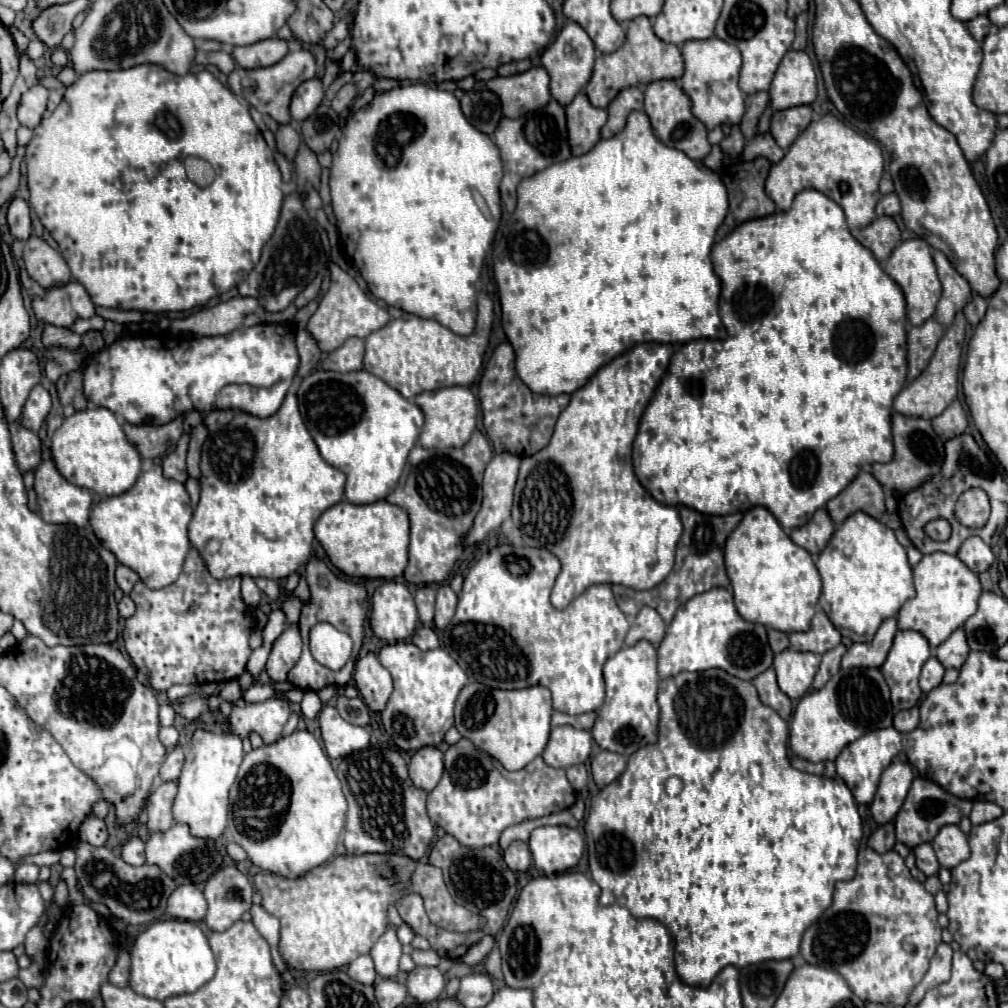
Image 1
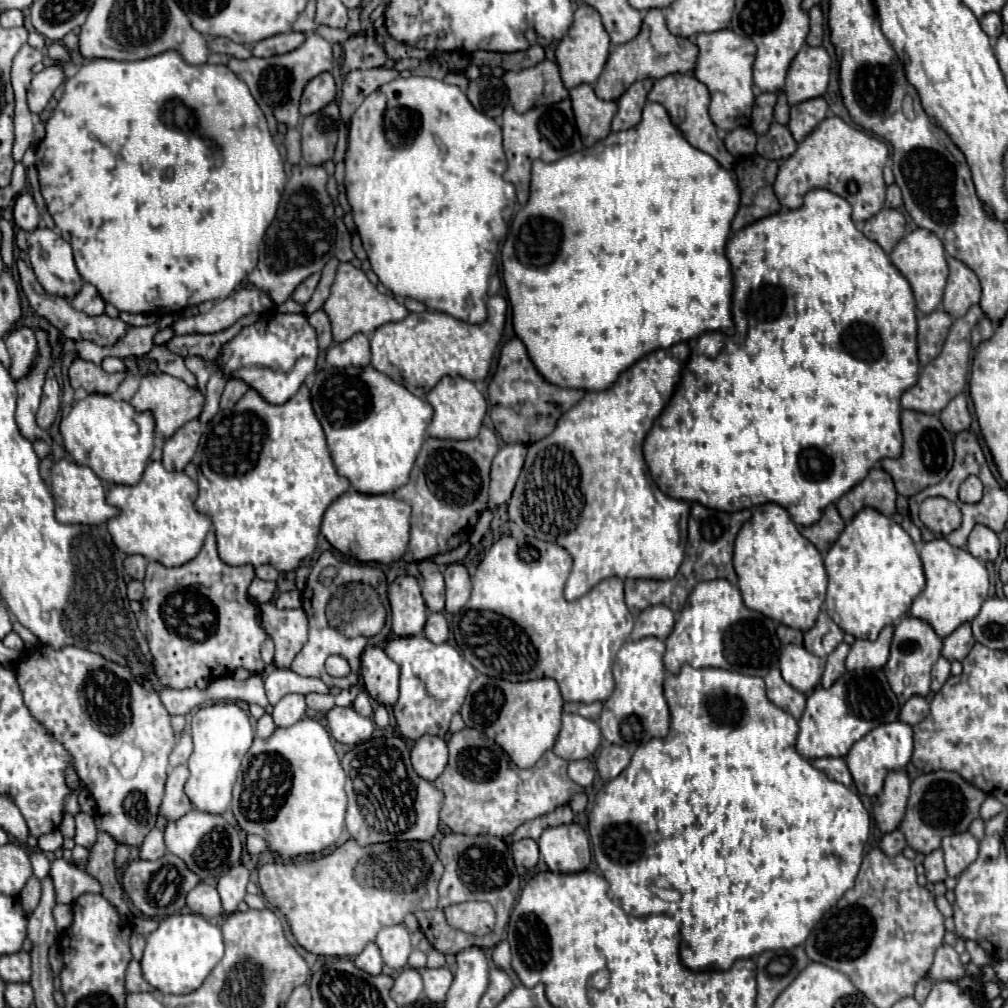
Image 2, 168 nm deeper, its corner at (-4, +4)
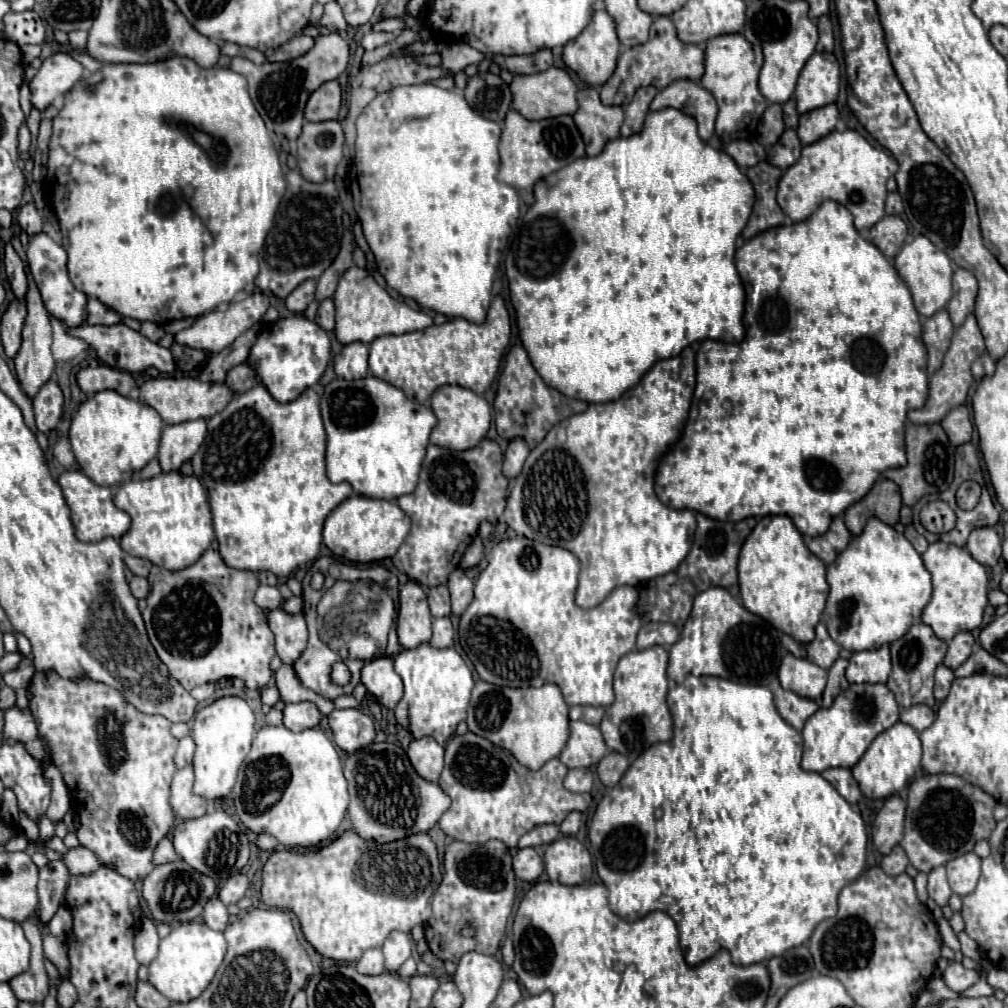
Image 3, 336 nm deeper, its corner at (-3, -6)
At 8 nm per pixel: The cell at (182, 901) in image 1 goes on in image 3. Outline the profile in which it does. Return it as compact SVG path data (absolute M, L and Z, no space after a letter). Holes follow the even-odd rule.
M211 898L211 900L207 902L205 912L203 912L203 920L205 920L205 924L207 924L209 928L223 932L223 930L227 928L227 924L229 924L227 906L225 906L219 898Z

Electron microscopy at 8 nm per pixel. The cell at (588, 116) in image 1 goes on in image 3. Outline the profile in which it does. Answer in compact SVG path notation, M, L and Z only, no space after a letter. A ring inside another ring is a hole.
M595 88L579 90L579 112L575 112L573 118L585 140L587 156L601 154L605 144L619 136L623 116L623 108L605 106Z

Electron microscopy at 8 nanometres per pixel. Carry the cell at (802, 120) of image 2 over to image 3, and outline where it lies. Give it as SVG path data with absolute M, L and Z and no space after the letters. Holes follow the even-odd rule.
M827 104L823 108L811 110L809 114L803 114L799 120L799 138L803 144L811 144L823 136L827 136L831 130L835 130L839 118L839 110L835 104Z

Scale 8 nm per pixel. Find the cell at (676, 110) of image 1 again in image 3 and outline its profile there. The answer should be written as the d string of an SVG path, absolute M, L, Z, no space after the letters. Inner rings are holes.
M675 80L667 88L663 88L651 102L651 110L677 108L697 118L699 136L709 140L713 136L713 124L717 118L717 102L709 90L691 82L691 80Z

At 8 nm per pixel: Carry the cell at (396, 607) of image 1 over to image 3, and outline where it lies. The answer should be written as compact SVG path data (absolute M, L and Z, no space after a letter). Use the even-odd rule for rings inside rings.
M413 580L399 592L397 636L403 648L417 648L431 640L431 612L427 606L427 594Z

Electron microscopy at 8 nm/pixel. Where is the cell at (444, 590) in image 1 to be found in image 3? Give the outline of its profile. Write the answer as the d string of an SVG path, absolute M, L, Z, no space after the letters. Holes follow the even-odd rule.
M457 568L449 576L449 592L453 614L463 614L465 608L473 602L473 580L461 568Z

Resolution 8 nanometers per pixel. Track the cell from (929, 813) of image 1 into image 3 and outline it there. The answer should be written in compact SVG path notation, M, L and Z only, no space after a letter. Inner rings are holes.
M925 774L913 780L907 796L905 838L901 840L901 848L907 852L911 866L919 872L931 872L971 852L975 842L989 840L997 824L993 818L995 806L997 800L991 794L955 774Z

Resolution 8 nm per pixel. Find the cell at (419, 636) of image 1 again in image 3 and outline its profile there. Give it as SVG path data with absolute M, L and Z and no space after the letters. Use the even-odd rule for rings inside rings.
M435 618L433 620L433 638L429 640L429 644L433 648L449 648L453 646L453 624L451 620L445 618Z

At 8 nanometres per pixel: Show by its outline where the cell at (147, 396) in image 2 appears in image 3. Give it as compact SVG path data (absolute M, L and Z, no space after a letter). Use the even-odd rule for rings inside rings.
M179 376L179 378L149 378L141 386L139 400L155 408L165 424L179 424L183 420L197 420L199 416L203 418L215 416L215 412L221 412L233 400L233 396L235 392L225 382L203 382L199 378Z

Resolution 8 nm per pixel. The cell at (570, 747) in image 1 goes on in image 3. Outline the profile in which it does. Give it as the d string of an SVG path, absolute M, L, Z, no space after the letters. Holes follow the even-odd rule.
M583 720L571 722L571 736L561 752L559 760L567 768L581 768L581 766L595 766L605 754L609 752L599 726L587 724Z

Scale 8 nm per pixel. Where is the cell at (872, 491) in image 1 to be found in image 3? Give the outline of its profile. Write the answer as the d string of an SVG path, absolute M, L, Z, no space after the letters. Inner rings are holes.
M881 478L875 482L875 486L869 490L869 494L855 502L845 512L845 524L853 536L861 534L865 528L865 522L875 516L883 520L889 526L895 526L899 522L899 510L901 510L901 498L897 498L899 486L887 478Z

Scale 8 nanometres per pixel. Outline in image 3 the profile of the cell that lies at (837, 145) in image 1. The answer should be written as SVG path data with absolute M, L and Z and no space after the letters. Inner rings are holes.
M831 132L815 144L803 146L801 158L781 176L777 202L793 222L801 222L809 218L823 200L835 200L855 216L855 228L865 230L885 216L885 182L897 170L897 160L891 154L871 146L859 132Z

